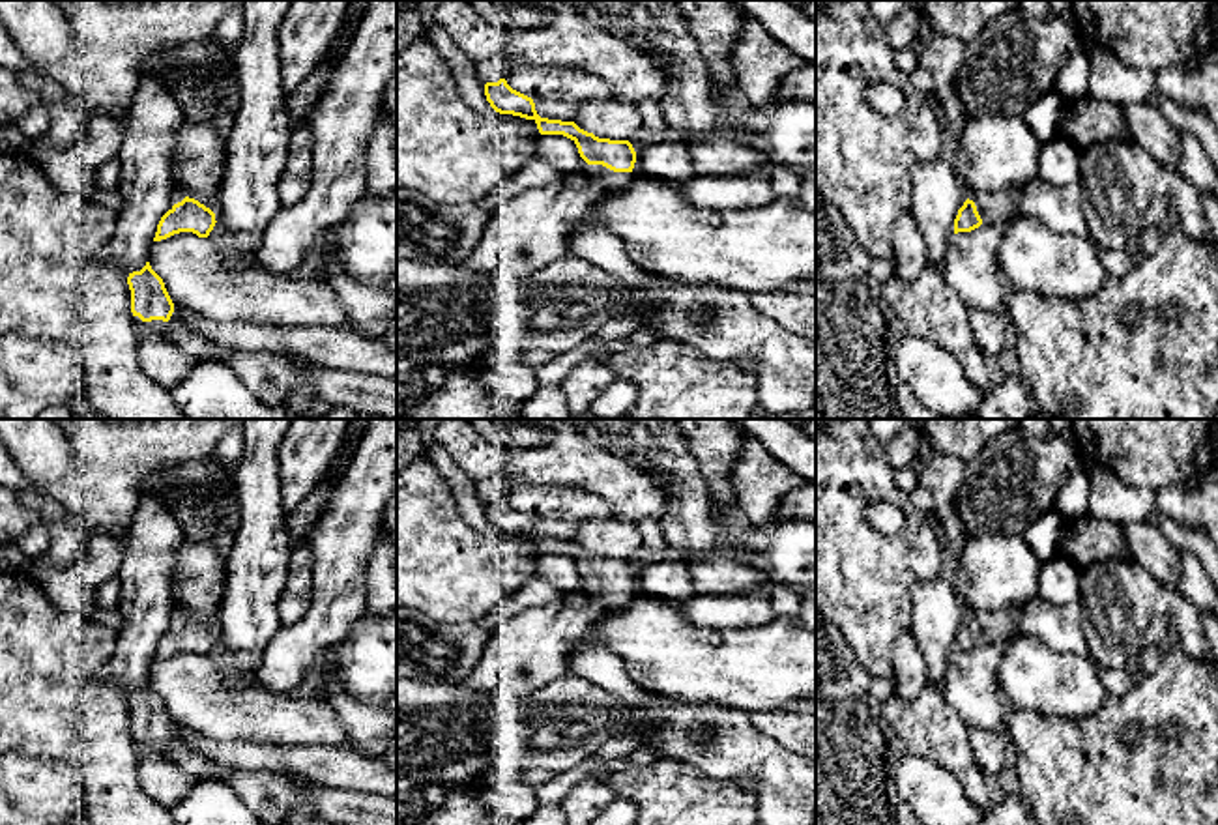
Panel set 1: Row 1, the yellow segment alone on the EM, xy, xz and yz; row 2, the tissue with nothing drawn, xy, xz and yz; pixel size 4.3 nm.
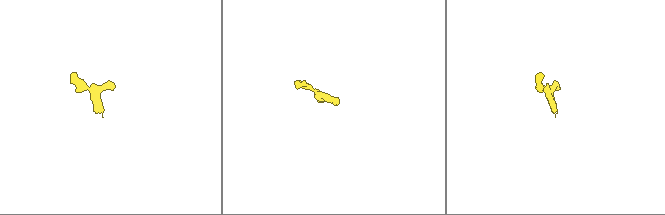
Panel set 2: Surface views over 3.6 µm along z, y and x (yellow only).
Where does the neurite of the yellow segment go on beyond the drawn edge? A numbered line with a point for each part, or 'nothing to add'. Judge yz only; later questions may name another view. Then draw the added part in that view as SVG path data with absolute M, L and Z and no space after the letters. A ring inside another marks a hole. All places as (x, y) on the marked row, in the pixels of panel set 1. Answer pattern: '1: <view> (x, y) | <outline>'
1: yz (1001, 206) | M1012 185L995 193L971 193L977 211L986 224L1010 223L1018 215L1018 198L1023 185Z

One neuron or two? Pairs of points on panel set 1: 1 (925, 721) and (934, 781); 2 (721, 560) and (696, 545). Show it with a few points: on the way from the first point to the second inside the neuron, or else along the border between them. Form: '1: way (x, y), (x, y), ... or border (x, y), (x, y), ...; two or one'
1: border (906, 747), (960, 779); two
2: border (721, 547), (687, 560); two

